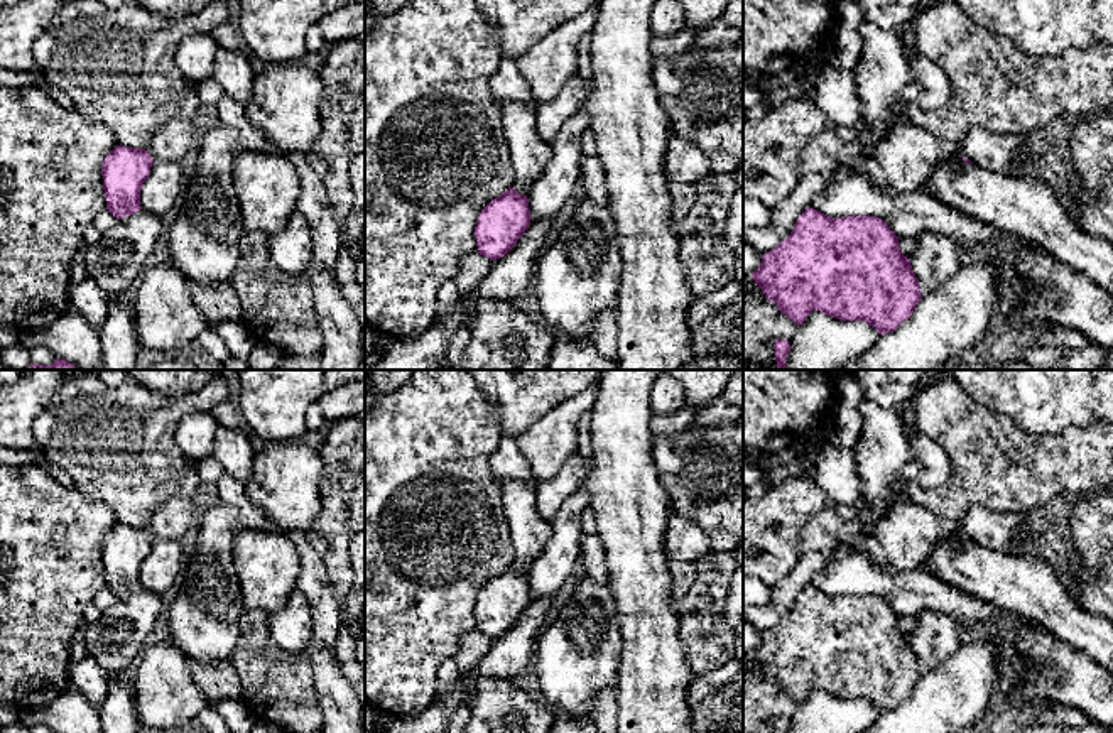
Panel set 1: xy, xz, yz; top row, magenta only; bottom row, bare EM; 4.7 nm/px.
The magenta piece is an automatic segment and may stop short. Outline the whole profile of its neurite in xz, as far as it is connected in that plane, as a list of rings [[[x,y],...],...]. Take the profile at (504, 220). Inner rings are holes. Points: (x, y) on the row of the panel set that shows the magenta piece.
[[[508,187],[491,199],[480,213],[475,238],[478,253],[497,260],[505,257],[530,225],[530,209],[525,194]]]

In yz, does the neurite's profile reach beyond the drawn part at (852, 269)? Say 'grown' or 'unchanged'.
unchanged

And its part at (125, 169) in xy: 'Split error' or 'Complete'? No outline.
Complete

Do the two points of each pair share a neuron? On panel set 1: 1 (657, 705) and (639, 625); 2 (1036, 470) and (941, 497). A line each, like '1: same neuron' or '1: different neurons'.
1: same neuron
2: same neuron

